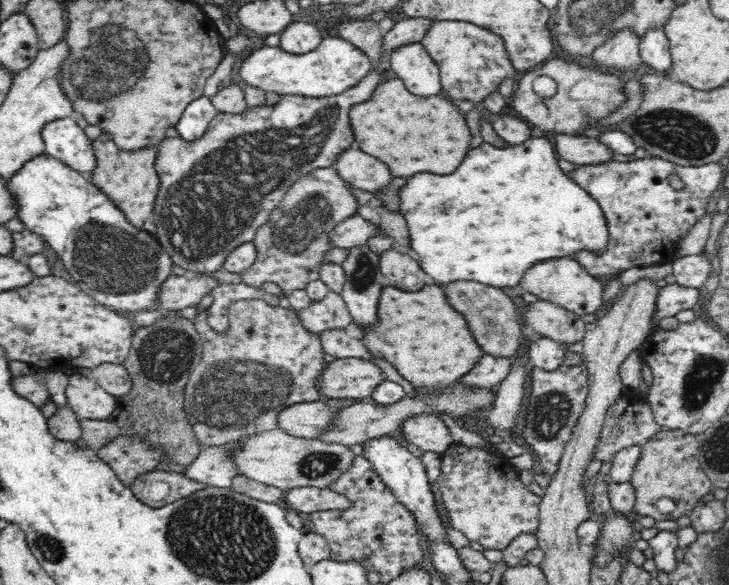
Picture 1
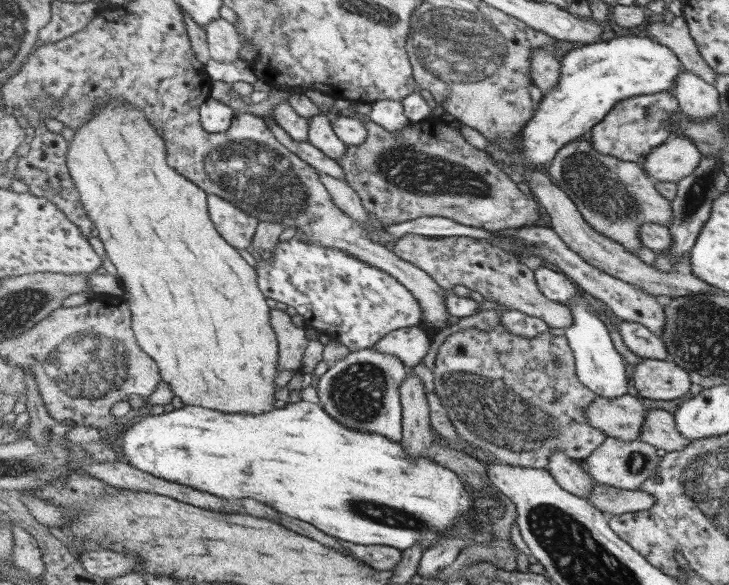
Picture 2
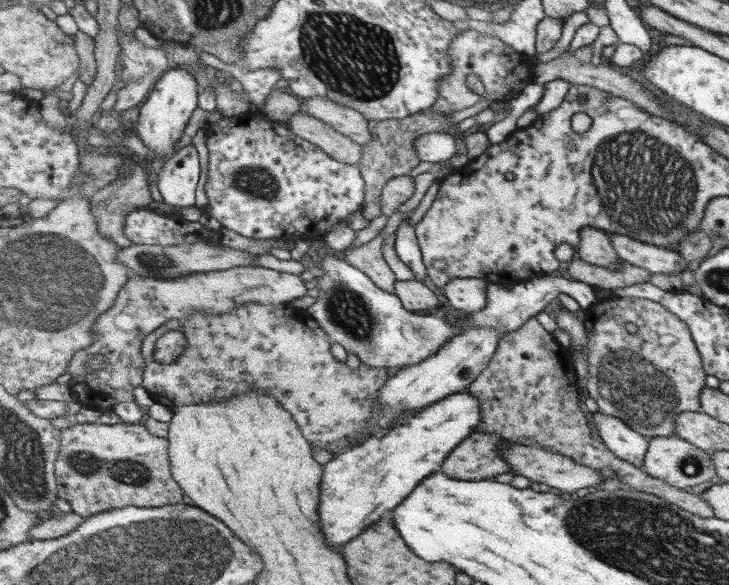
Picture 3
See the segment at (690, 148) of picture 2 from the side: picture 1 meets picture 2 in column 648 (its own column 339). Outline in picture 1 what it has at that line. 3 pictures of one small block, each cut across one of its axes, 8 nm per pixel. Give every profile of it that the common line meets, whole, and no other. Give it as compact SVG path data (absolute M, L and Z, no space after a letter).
M348 149L342 152L333 166L344 180L366 192L376 193L378 190L384 190L388 182L394 180L392 172L382 160L364 152Z

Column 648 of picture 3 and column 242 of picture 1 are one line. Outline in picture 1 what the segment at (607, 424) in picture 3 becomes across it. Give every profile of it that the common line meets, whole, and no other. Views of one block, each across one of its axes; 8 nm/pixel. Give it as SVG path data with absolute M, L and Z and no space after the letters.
M244 439L201 448L194 460L186 466L184 475L208 483L208 486L230 487L234 475L238 474L236 454L244 448Z

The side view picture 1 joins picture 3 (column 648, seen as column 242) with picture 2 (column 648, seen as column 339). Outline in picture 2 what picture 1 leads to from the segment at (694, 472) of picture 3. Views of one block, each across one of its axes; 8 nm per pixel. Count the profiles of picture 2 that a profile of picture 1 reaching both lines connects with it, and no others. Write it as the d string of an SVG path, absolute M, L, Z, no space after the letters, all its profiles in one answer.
M607 437L602 446L596 448L593 454L585 459L588 466L587 472L597 483L627 490L641 489L645 480L649 476L653 476L659 468L662 456L659 456L657 449L647 441L641 441L640 439L628 441Z

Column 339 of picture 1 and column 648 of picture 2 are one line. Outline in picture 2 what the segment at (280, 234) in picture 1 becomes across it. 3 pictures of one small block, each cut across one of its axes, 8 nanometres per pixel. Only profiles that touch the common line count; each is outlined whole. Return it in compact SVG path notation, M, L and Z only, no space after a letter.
M589 140L574 141L563 147L546 167L553 181L578 205L586 221L611 240L619 241L631 253L643 248L642 227L647 222L671 226L672 201L659 192L657 181L639 163L601 153Z

